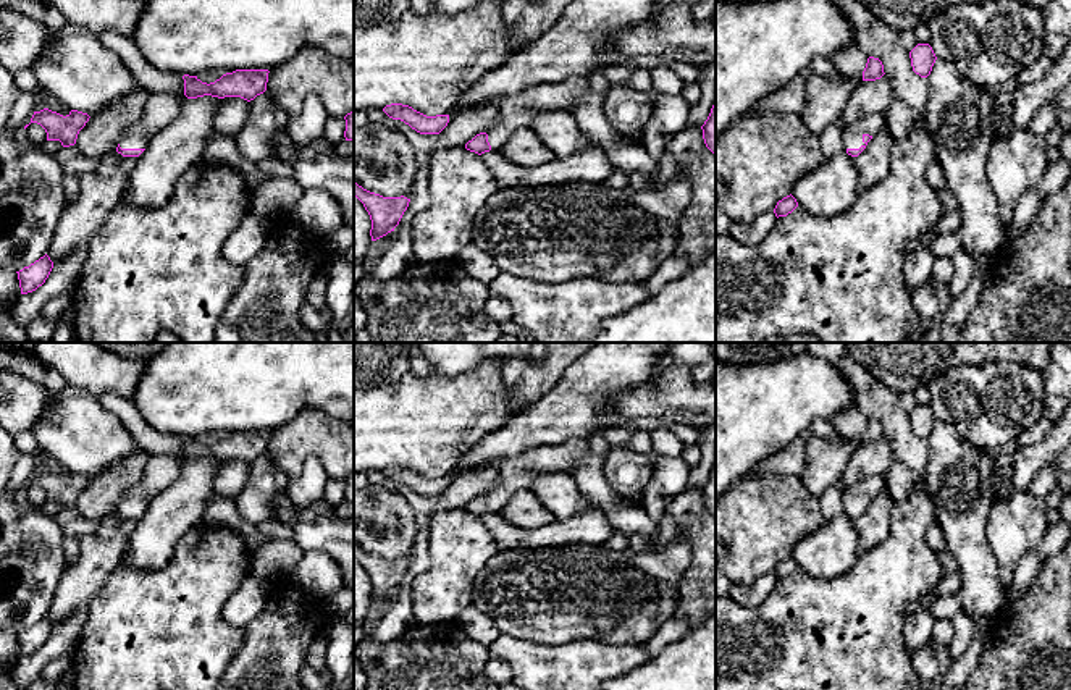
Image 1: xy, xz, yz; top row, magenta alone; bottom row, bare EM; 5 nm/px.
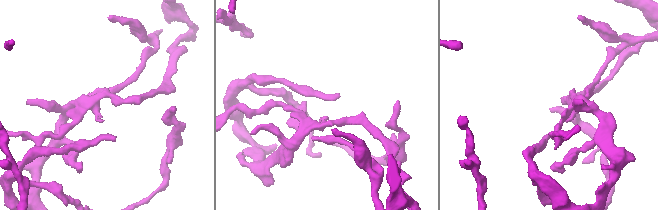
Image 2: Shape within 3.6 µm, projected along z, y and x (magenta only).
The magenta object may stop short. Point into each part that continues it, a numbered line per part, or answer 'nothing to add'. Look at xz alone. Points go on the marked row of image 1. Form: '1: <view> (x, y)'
1: xz (516, 112)

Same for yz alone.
1: yz (852, 134)

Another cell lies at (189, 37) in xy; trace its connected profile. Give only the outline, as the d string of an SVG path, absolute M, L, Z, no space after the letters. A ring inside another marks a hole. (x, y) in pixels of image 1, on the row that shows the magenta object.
M147 0L132 40L162 71L199 76L205 71L273 69L304 47L320 47L354 61L354 0Z

